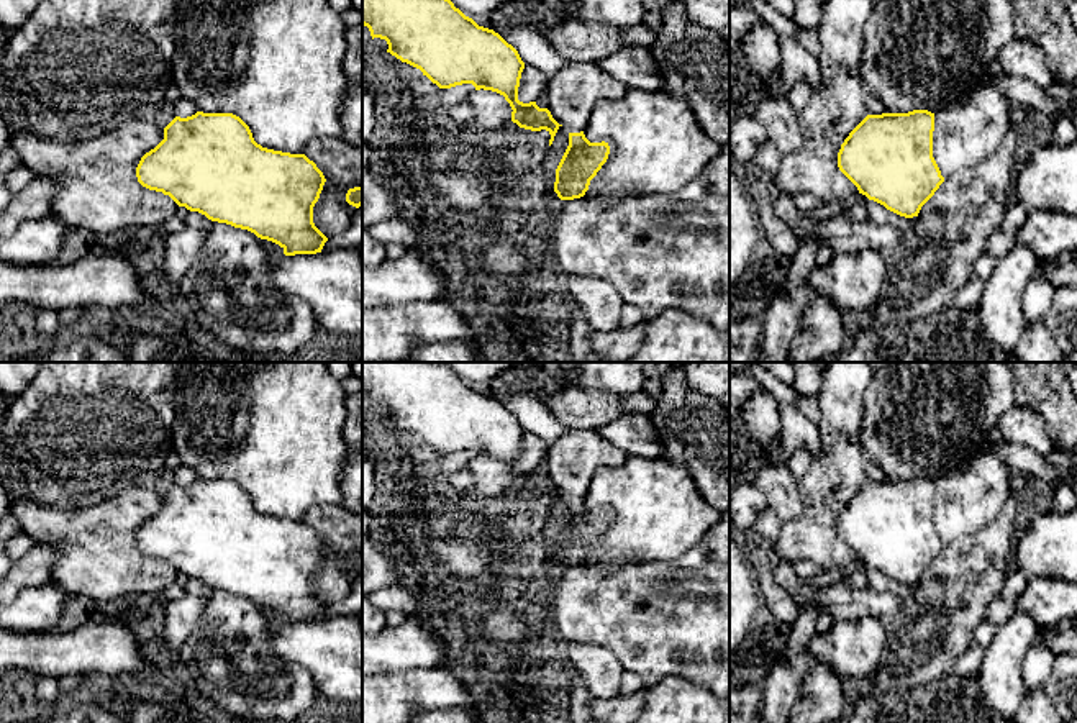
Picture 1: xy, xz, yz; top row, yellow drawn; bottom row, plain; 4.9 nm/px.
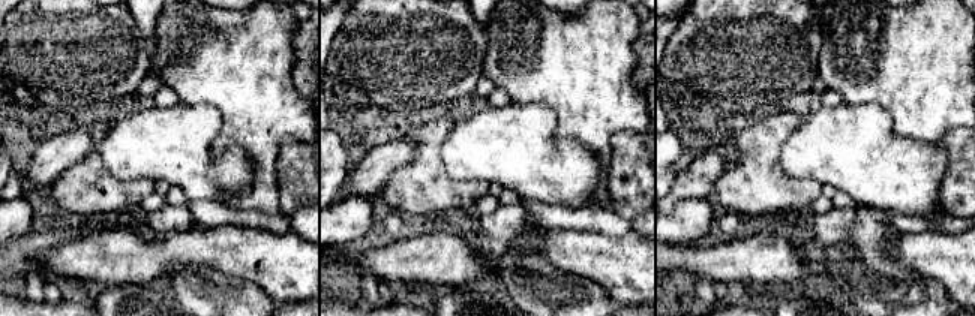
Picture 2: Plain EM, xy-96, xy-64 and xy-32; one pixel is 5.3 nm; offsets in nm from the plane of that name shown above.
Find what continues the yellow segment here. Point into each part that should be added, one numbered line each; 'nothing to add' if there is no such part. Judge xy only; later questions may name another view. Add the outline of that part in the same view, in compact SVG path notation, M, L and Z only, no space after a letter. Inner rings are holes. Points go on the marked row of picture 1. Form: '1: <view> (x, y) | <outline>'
nothing to add

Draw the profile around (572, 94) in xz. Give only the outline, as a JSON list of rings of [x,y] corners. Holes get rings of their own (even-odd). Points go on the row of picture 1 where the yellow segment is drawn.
[[[598,62],[567,64],[549,79],[546,108],[567,133],[580,133],[597,103],[621,100],[626,92],[628,87],[608,75]]]

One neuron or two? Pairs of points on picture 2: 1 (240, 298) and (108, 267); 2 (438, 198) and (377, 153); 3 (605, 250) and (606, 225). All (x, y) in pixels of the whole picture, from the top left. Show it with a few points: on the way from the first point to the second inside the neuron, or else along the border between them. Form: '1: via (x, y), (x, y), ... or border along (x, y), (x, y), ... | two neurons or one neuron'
1: border along (198, 267), (182, 267), (165, 280) | two neurons
2: border along (416, 140), (417, 153), (378, 190) | two neurons
3: border along (572, 228), (611, 235), (624, 235), (632, 229) | two neurons

